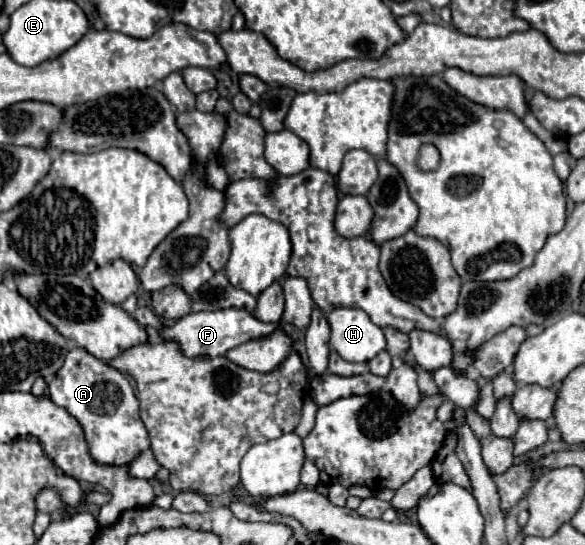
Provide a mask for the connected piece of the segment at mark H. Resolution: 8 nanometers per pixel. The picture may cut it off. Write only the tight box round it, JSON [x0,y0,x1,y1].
[327,308,385,362]

